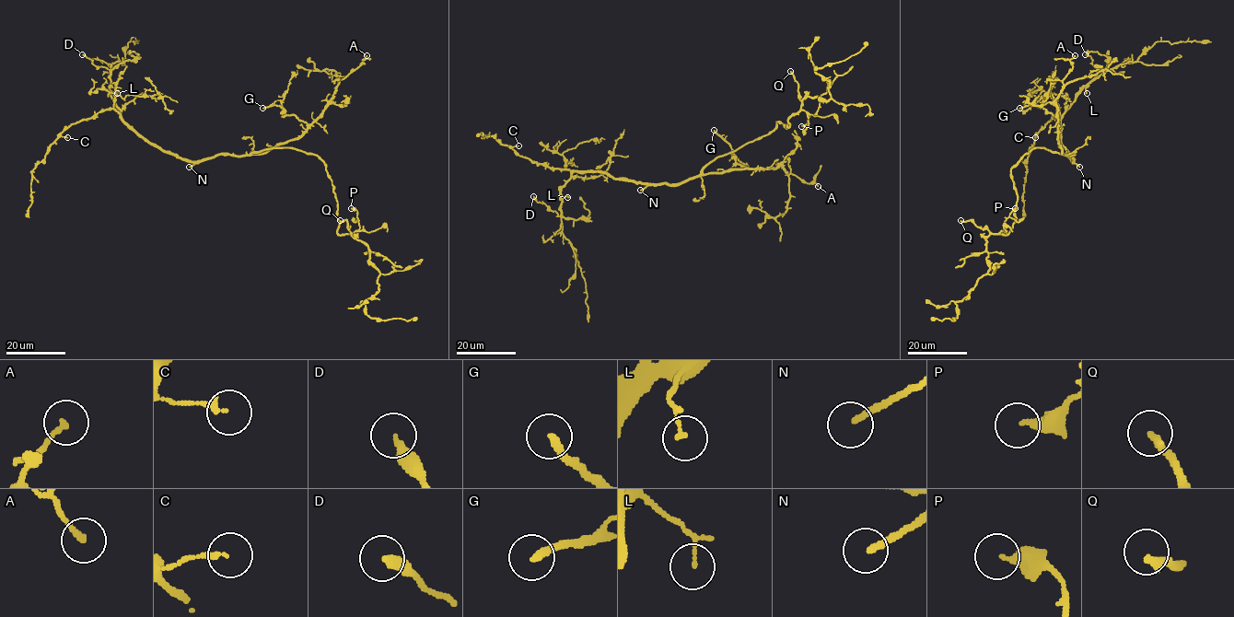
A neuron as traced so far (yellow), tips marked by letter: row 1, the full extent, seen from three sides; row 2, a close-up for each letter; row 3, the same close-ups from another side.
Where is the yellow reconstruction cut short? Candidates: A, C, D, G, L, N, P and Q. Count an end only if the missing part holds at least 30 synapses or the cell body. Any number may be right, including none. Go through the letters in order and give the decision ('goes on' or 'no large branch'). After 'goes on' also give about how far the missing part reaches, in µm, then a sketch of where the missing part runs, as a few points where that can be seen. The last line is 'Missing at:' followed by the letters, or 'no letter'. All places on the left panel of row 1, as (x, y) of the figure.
A: no large branch
C: no large branch
D: no large branch
G: no large branch
L: no large branch
N: goes on | 90 µm | (189, 167), (176, 176), (160, 199), (126, 231), (111, 278), (98, 295), (115, 298), (100, 319), (100, 322)
P: no large branch
Q: goes on | 50 µm | (340, 220), (338, 217), (327, 222), (307, 250), (317, 259), (306, 276), (327, 285)
Missing at: N, Q

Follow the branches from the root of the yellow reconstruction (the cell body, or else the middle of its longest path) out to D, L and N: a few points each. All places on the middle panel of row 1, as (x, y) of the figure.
D: (714, 160), (699, 174), (671, 184), (636, 182), (606, 173), (574, 171), (562, 186), (560, 215), (533, 196)
L: (714, 160), (699, 174), (671, 184), (636, 182), (606, 173), (574, 171), (562, 186), (561, 195), (567, 197)
N: (714, 160), (699, 174), (680, 182), (648, 183), (640, 190)

